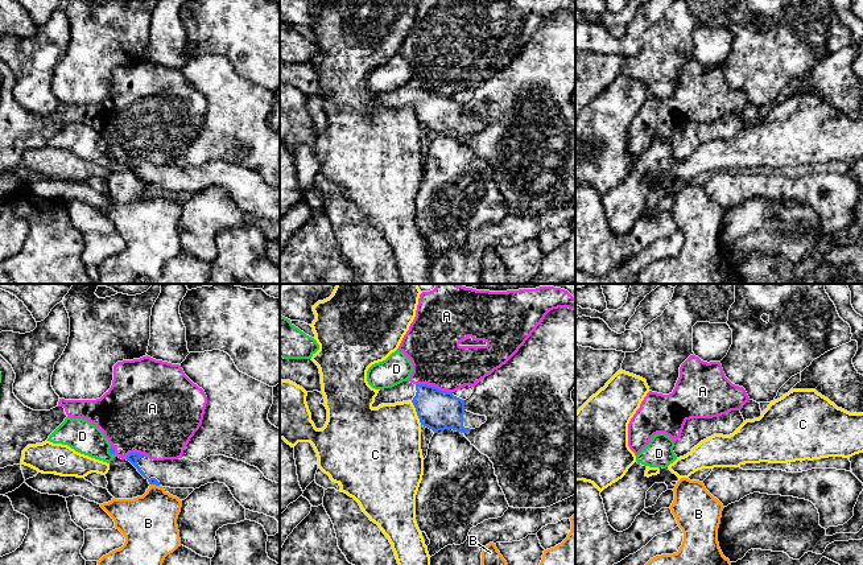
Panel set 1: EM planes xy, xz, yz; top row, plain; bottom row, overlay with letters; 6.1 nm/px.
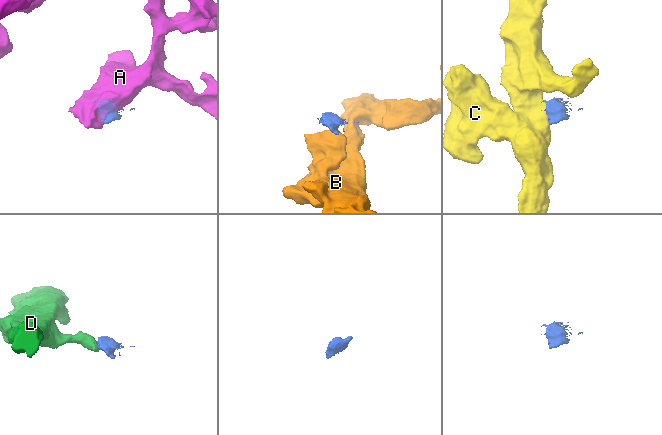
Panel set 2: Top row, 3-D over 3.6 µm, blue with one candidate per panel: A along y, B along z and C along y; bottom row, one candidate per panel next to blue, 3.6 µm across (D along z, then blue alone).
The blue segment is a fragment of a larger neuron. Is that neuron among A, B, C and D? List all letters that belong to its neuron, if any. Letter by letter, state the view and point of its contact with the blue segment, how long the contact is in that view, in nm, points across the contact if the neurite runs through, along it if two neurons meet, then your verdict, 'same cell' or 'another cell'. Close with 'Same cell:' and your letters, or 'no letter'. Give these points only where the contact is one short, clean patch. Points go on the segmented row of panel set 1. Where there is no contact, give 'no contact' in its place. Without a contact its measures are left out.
A: xz (433, 386) | 240 nm | another cell
B: xy (155, 483) | 60 nm | along xy (151, 483), (159, 486) | another cell
C: xz (417, 413) | 170 nm | along xz (411, 401), (421, 425) | another cell
D: xy (110, 452) | 60 nm | along xy (110, 446), (110, 452), (114, 454) | another cell
Same cell: no letter

